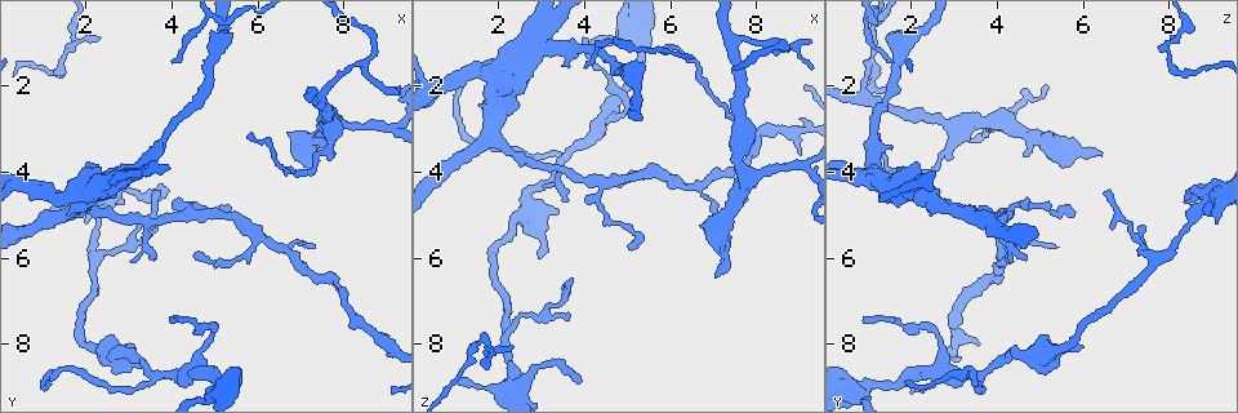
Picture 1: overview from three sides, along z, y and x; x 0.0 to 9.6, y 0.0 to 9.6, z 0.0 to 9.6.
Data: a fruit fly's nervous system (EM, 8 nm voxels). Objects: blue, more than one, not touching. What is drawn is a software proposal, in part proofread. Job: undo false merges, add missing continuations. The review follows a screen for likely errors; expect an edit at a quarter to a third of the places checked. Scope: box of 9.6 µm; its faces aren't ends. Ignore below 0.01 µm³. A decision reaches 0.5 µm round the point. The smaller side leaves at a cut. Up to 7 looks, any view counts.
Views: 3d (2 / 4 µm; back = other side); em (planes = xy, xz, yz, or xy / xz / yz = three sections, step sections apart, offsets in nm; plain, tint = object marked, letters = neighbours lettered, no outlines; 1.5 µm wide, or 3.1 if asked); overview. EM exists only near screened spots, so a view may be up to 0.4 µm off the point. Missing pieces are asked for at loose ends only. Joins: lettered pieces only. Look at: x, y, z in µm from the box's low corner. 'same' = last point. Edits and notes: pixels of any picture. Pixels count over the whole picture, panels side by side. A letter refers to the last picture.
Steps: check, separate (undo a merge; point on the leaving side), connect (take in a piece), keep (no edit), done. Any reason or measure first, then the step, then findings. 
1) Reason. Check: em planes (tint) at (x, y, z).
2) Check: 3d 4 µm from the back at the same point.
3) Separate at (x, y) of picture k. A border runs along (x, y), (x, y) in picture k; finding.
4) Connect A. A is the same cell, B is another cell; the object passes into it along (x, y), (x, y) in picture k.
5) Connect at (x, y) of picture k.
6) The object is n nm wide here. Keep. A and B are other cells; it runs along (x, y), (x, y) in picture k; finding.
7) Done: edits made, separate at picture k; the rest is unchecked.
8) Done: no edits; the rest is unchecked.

Branch stops here. Check: em planes (letters) at (3.30, 8.50, 5.00).

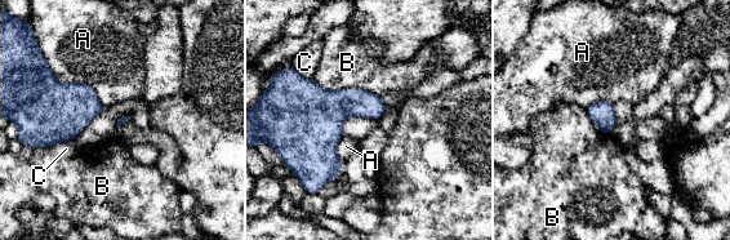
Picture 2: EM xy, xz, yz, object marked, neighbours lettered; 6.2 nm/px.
Keep. A, B and C are other cells; a border runs along (312, 79), (324, 89), (381, 97) in picture 2; none of them fits.

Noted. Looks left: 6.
End of a long branch. Check: 3d 2 µm at (1.05, 8.90, 1.80).

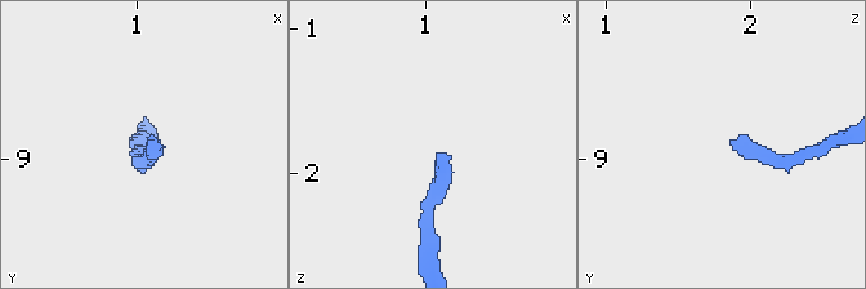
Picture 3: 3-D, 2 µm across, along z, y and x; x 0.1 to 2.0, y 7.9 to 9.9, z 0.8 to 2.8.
Check: em xz step 8 (tint) at (1.08, 8.90, 1.86).

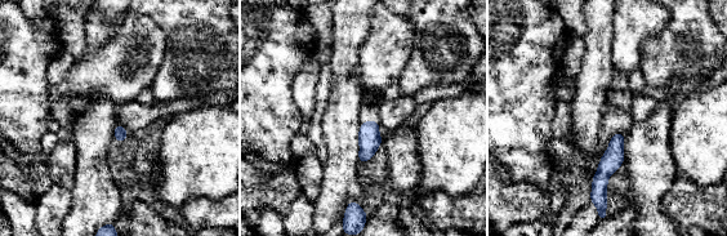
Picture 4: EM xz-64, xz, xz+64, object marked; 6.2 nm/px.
Cut it another way. Check: em planes (letters) at the same point.

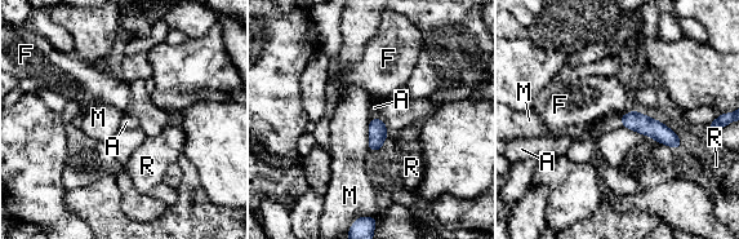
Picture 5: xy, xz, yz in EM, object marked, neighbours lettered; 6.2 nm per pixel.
The object is 110 nm wide here. Connect A. A is the same cell, F, M and R are other cells; the object passes into it along (377, 128), (377, 119), (374, 107) in picture 5; it goes on there.

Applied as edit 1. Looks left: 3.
See it whole again. Check: overview.

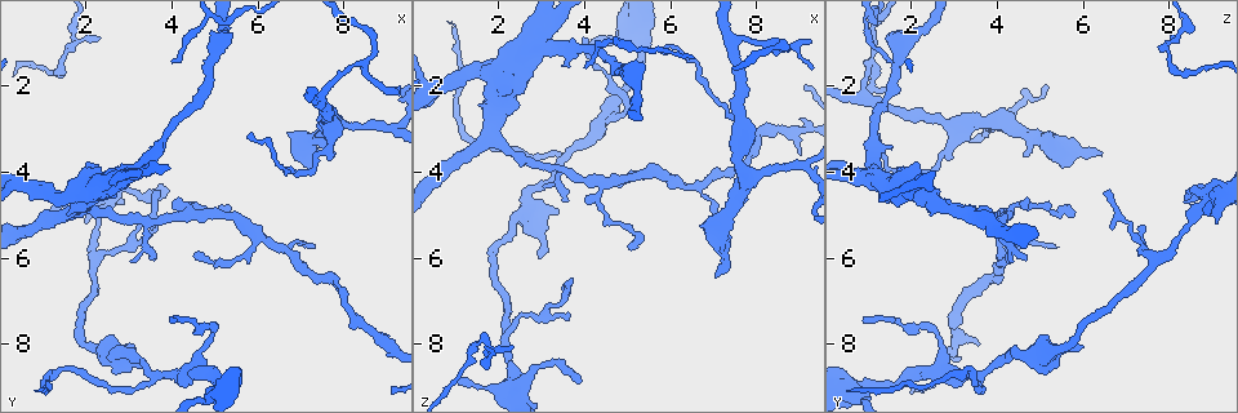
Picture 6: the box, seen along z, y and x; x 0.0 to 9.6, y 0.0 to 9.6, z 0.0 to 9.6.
Free end. Check: 3d 4 µm at (7.05, 3.55, 6.45).

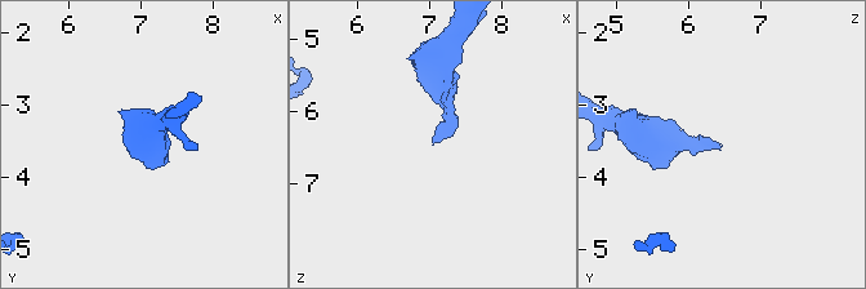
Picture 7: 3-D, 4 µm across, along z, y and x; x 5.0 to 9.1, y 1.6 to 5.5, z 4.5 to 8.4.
Check: em planes (letters) at (7.05, 3.60, 6.40).

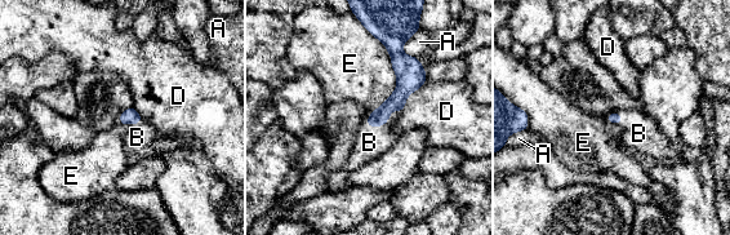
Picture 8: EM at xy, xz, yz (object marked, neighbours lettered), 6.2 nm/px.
Connect B. B is the same cell, A, D and E are other cells; it goes on there.

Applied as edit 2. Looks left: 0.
Done: edits made, connect at picture 5, connect at picture 8; the rest is unchecked.

